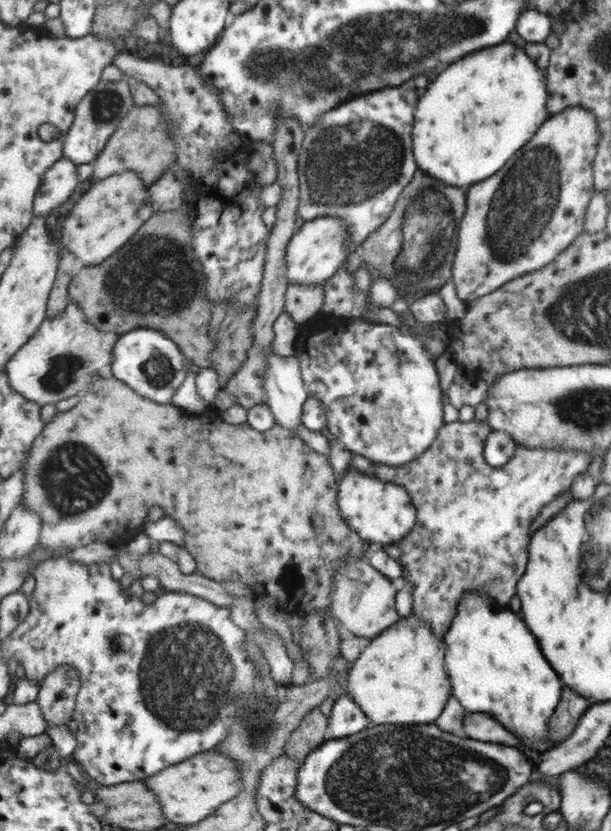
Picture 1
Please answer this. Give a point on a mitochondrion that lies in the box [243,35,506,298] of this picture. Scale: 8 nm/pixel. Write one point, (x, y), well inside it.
(350, 163)

